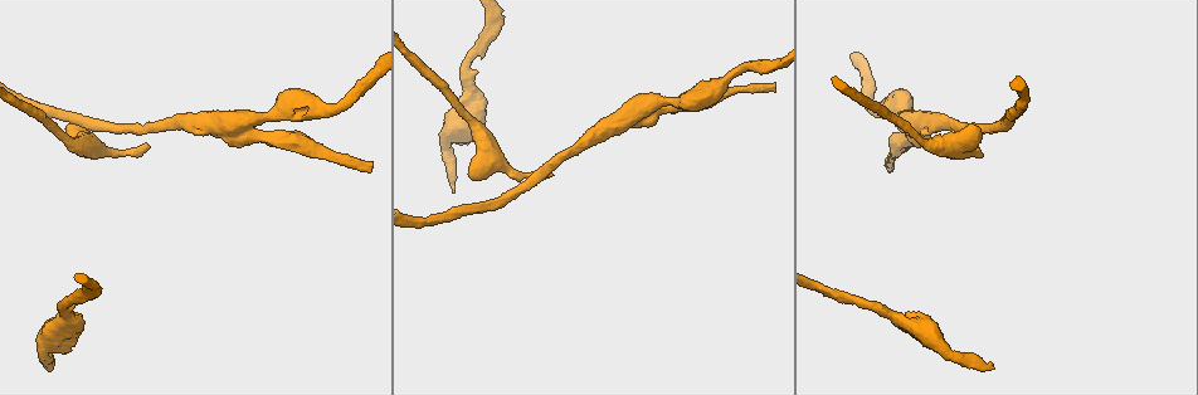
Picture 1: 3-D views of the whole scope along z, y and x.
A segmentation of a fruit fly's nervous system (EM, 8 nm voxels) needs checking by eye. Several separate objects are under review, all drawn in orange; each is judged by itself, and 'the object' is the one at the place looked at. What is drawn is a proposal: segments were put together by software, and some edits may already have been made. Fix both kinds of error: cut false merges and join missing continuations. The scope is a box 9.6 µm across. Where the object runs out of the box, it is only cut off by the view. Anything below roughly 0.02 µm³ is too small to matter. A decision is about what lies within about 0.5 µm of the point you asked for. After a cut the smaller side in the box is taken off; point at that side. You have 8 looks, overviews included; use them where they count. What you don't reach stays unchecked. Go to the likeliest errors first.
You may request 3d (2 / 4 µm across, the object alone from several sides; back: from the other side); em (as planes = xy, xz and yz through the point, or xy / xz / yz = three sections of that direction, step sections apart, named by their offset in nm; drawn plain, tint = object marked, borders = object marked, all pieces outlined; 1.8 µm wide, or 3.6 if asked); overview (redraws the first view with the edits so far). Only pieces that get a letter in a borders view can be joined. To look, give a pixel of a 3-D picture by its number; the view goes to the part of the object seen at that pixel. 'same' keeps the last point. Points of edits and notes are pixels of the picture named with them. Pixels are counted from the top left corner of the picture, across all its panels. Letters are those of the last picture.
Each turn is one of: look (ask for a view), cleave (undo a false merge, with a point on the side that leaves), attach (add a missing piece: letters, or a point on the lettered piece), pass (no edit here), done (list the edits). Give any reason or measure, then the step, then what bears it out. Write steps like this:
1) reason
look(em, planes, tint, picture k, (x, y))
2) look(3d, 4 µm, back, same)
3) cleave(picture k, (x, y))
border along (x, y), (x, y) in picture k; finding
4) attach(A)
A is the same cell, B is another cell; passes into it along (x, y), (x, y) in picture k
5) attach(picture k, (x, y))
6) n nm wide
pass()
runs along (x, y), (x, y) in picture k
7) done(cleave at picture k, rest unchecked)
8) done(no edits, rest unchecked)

look(3d, 2 µm, picture 1, (991, 370))

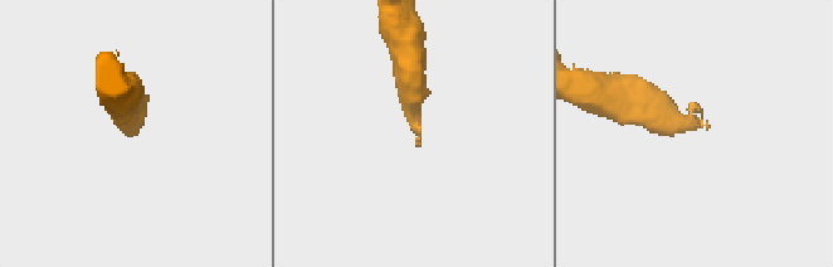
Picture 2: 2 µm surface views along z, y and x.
need the tissue
look(em, 3.6 µm, planes, borders, picture 2, (707, 128))

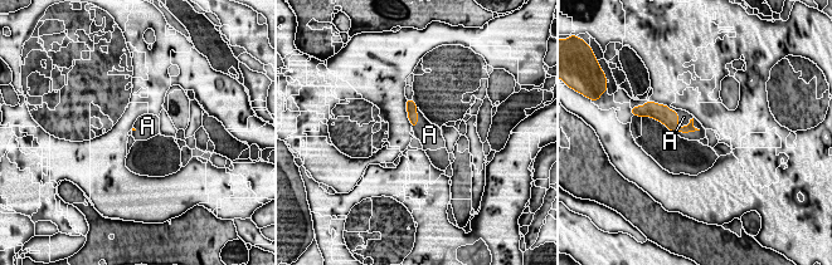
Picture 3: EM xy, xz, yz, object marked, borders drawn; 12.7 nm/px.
attach(picture 3, (684, 117))
A is the same cell; it goes on there

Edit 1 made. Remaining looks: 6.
look(overview)

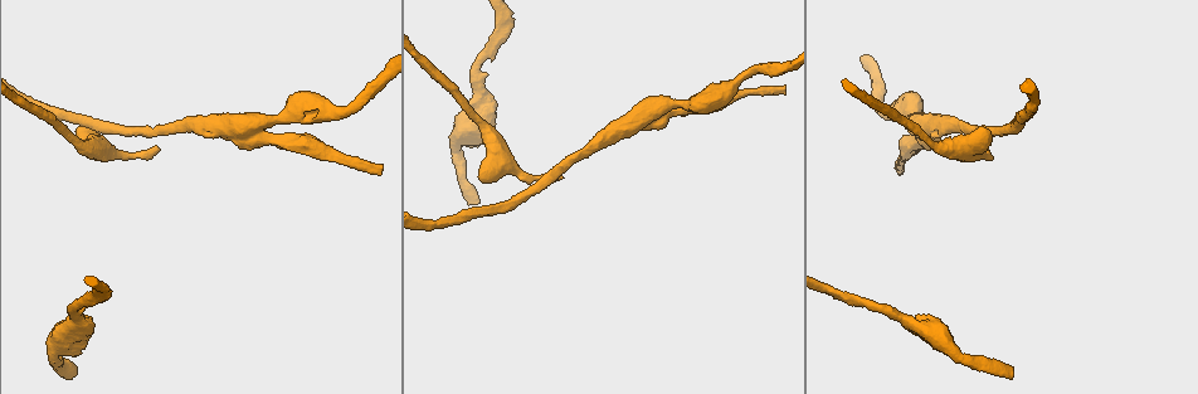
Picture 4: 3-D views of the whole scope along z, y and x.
sudden change in width
look(3d, 4 µm, back, picture 4, (655, 108))

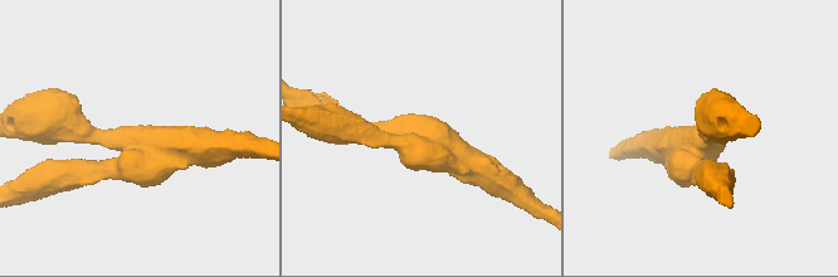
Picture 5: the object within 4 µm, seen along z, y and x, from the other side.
need the tissue
look(em, 3.6 µm, planes, borders, picture 5, (137, 142))

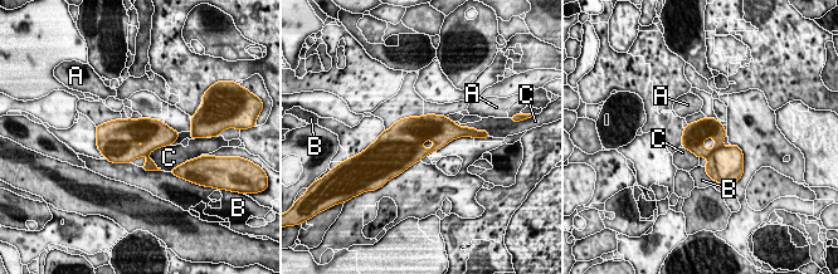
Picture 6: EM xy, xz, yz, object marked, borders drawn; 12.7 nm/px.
cleave(picture 6, (725, 165))
A, B and C are other cells; border along (722, 146), (714, 150), (707, 157) in picture 6; a second neuron is stuck on

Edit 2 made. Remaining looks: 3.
look(overview)

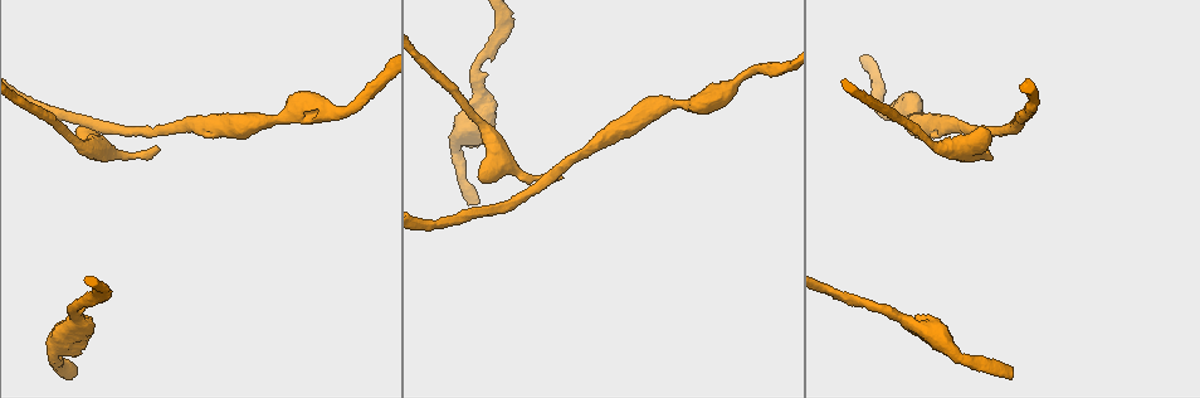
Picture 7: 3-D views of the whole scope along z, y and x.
thick turns thin
look(em, 3.6 µm, yz, step 4, borders, picture 7, (81, 146))

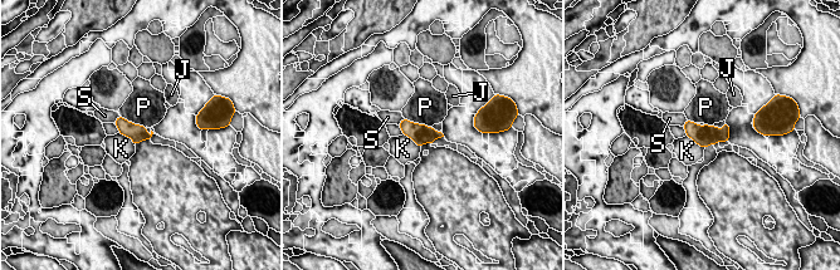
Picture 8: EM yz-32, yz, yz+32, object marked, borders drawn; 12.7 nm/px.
pass()
J, K, P and S are other cells; border along (404, 117), (431, 127) in picture 8; one neuron here

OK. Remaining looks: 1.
done(attach at picture 3, cleave at picture 6, rest unchecked)

